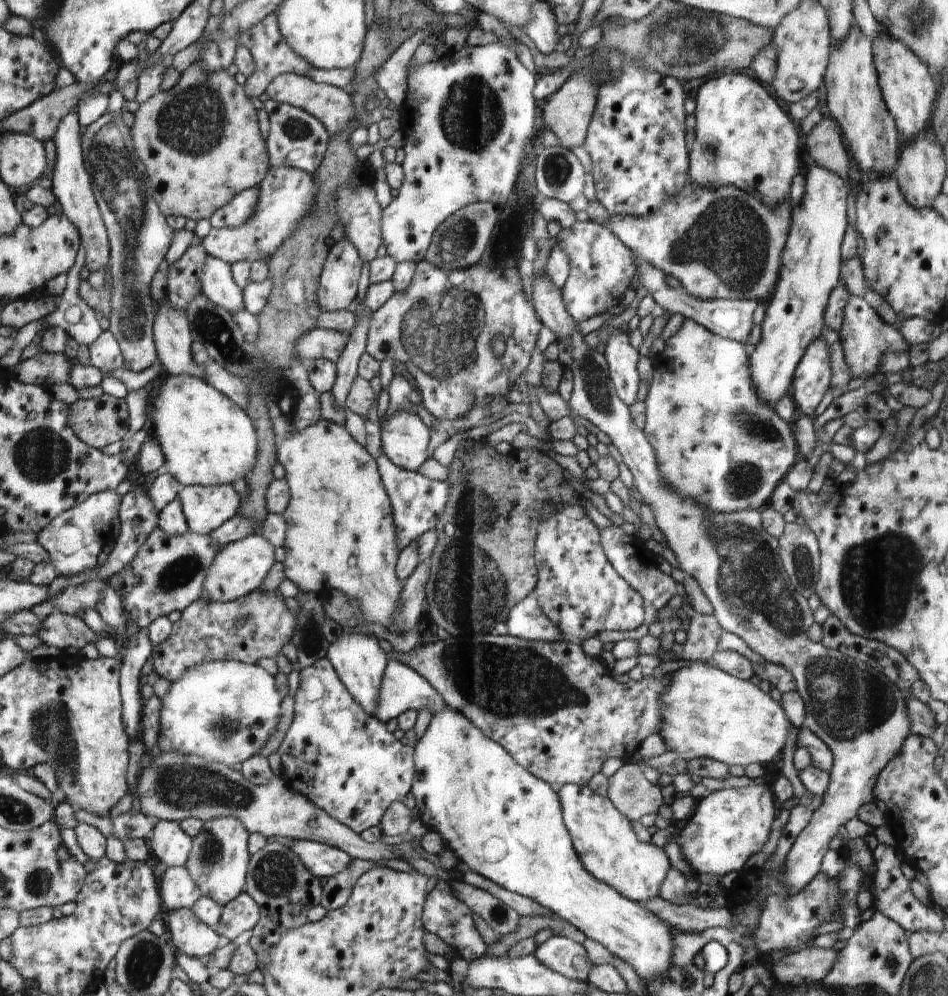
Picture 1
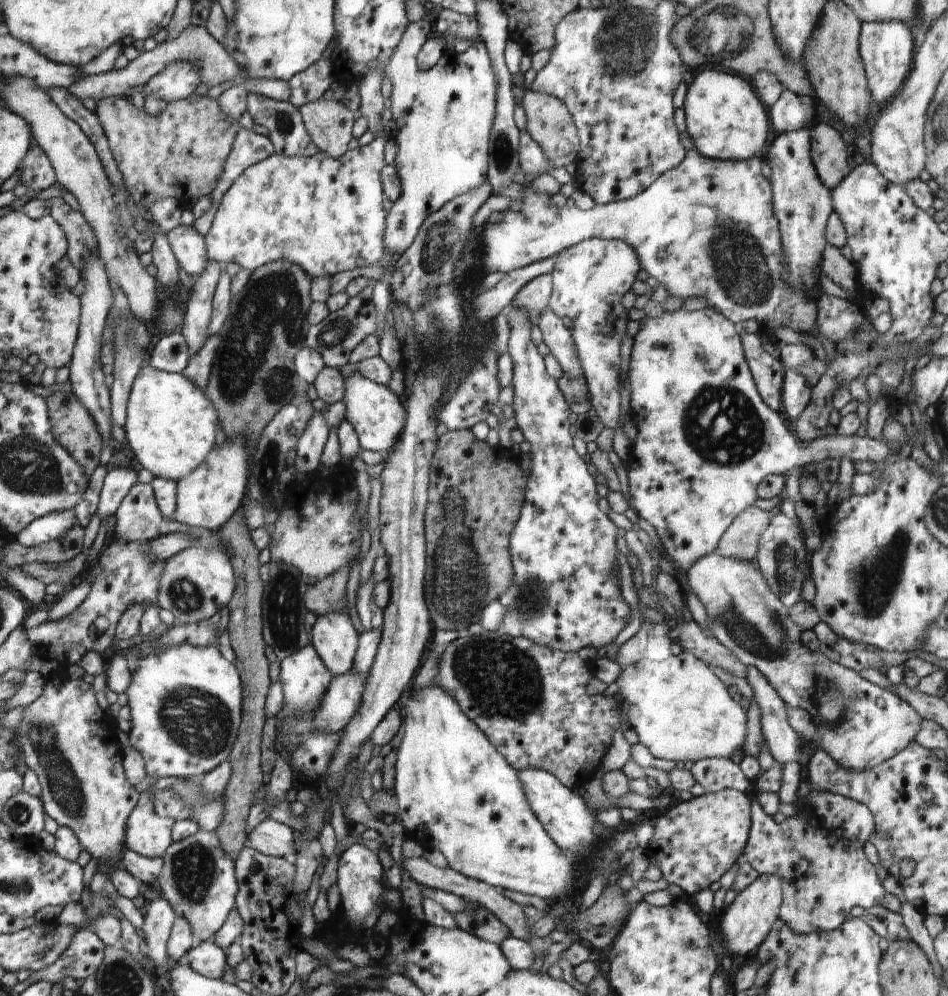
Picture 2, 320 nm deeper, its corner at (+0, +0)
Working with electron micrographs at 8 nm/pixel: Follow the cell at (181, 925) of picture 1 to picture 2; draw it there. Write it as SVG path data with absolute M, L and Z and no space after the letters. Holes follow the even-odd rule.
M213 939L195 943L185 956L189 966L197 974L212 979L223 979L227 964L225 950L217 946Z

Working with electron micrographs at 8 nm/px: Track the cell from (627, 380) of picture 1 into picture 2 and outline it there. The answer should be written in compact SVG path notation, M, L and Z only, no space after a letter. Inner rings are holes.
M594 237L585 239L556 256L557 259L551 272L553 280L551 308L559 316L565 315L566 318L572 319L572 327L569 329L583 370L588 399L598 413L604 428L615 430L619 426L620 416L618 385L622 382L620 379L620 344L628 322L628 312L622 308L621 298L632 288L632 284L636 281L636 274L641 269L638 255L626 242Z

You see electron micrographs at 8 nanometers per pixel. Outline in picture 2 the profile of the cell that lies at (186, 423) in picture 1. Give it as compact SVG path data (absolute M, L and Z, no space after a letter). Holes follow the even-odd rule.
M146 355L132 383L122 428L132 452L143 468L146 468L154 477L178 482L204 464L208 454L216 448L214 438L216 438L216 422L220 423L220 416L212 400L208 398L208 394L194 386L182 373L169 373L155 369L148 364L148 361L149 358Z

